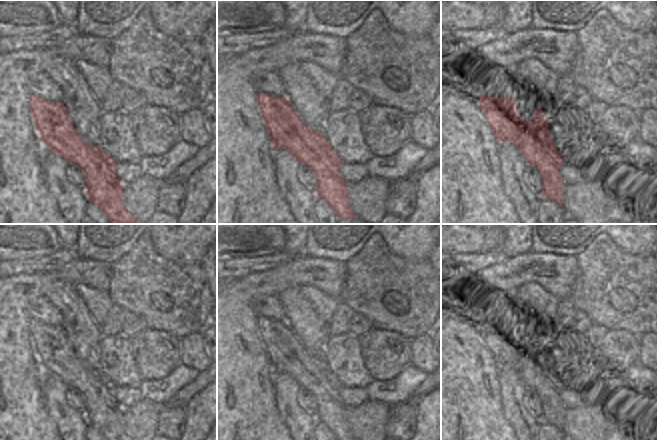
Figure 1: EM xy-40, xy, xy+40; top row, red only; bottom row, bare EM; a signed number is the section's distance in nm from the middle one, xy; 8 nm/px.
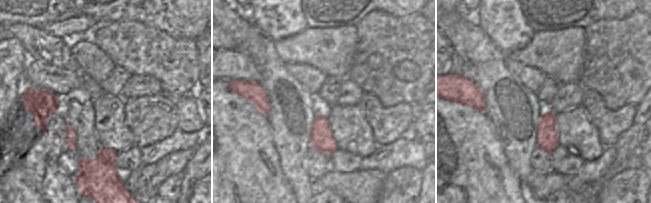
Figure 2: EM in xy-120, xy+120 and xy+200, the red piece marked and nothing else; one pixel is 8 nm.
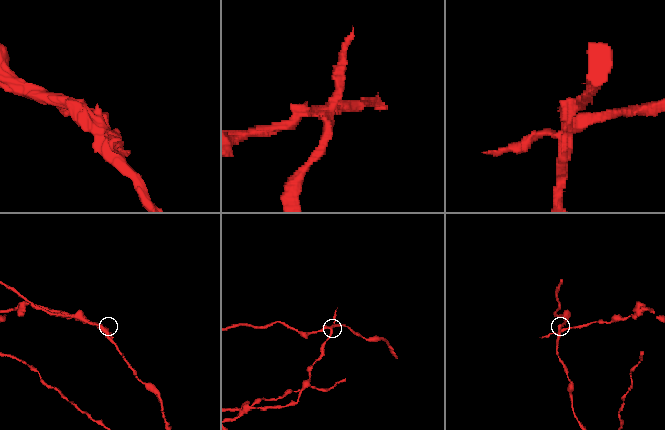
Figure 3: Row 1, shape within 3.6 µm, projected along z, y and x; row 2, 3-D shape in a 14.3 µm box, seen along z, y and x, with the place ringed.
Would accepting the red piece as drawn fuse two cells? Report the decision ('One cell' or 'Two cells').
Two cells.

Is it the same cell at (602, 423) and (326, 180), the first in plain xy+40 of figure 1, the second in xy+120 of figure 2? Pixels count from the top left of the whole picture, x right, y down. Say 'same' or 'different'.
same

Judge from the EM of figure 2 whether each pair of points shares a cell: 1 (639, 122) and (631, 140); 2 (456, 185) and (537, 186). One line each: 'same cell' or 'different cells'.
1: same cell
2: different cells

